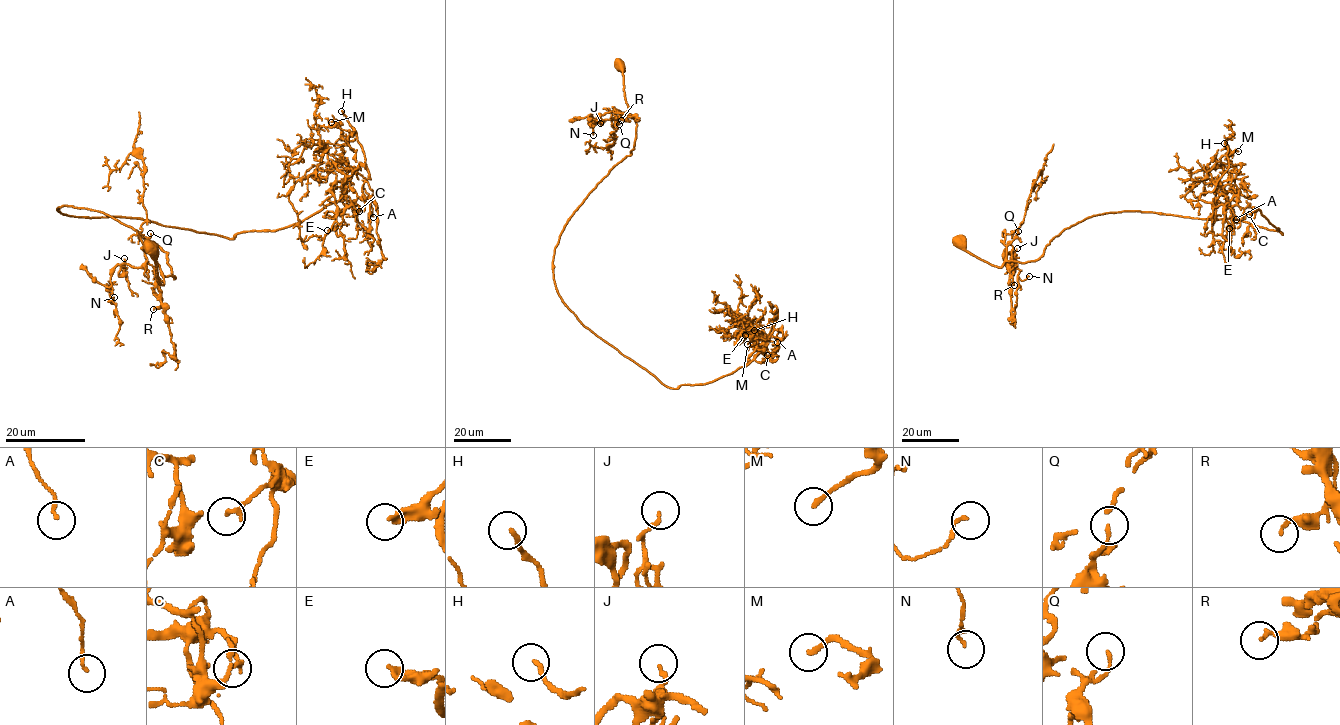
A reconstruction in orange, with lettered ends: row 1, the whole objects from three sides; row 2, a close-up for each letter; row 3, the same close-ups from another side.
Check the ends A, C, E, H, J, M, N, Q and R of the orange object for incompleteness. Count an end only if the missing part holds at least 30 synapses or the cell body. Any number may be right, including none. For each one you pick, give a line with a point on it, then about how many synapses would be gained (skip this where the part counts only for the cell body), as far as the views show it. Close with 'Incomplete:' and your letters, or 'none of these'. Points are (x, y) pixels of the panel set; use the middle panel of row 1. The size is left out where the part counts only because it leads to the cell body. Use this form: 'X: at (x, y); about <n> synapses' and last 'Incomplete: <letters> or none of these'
H: at (754, 330); about 350 synapses
Incomplete: H

